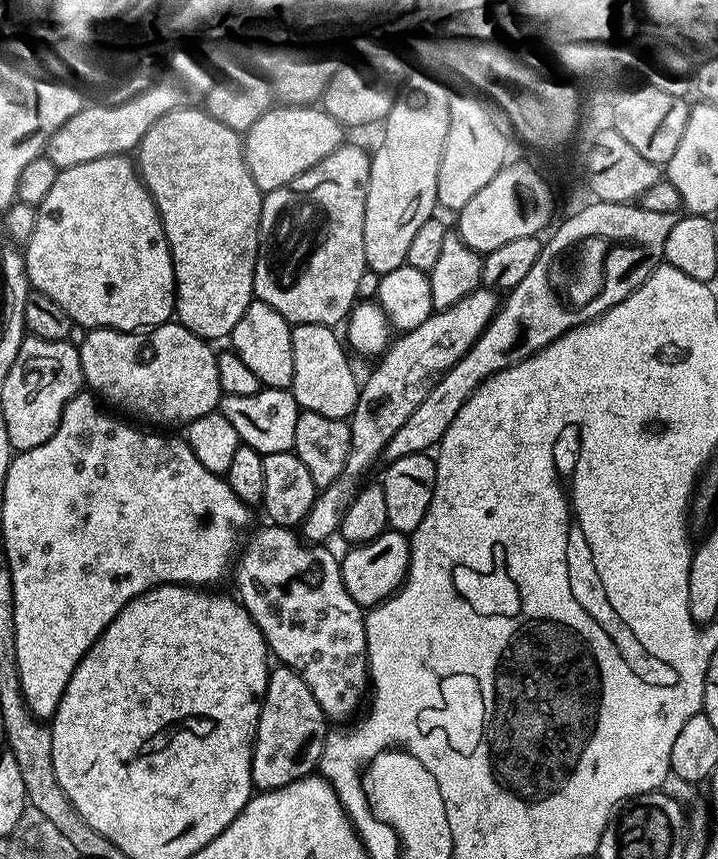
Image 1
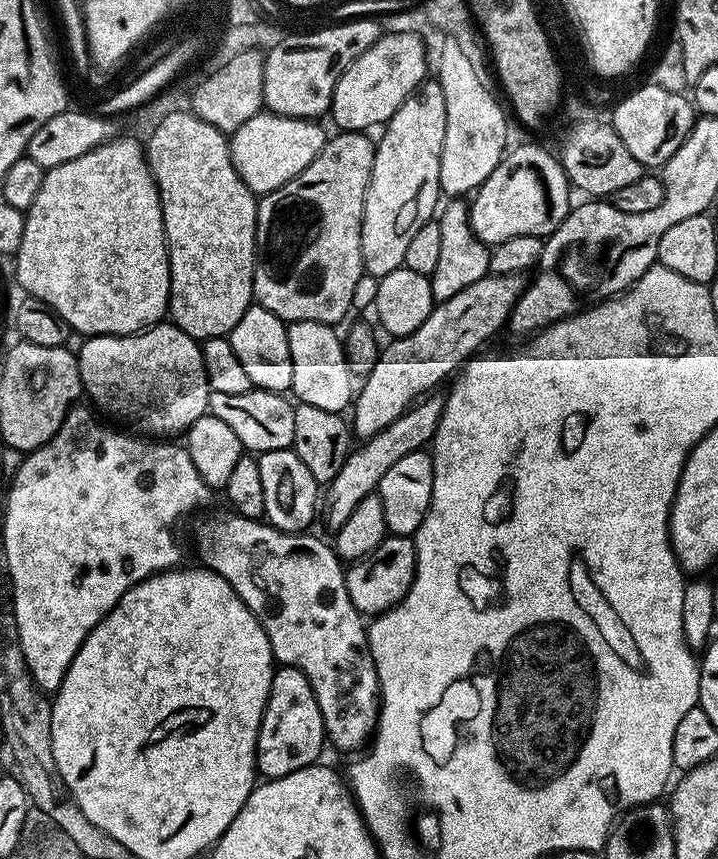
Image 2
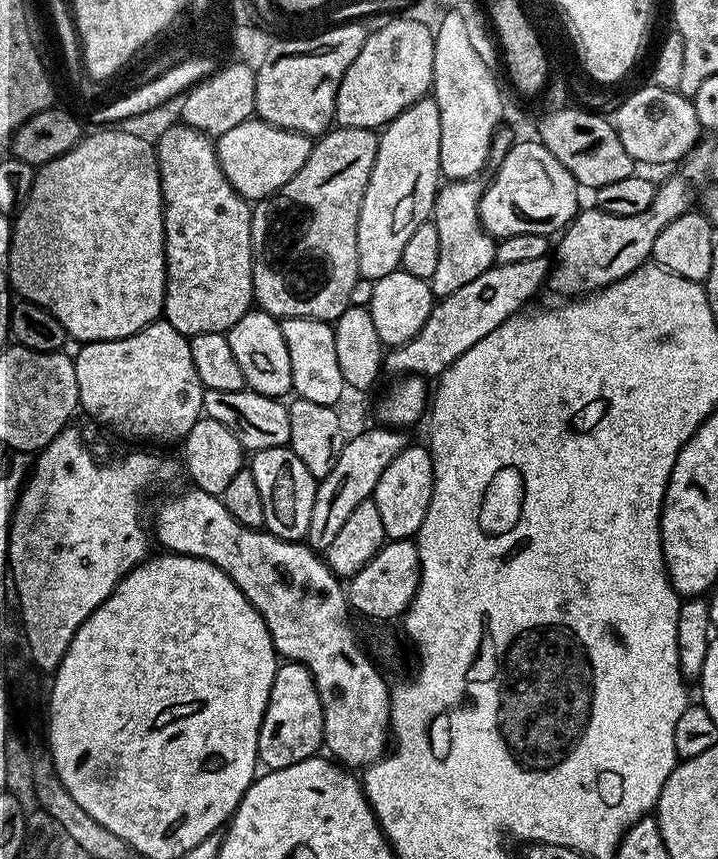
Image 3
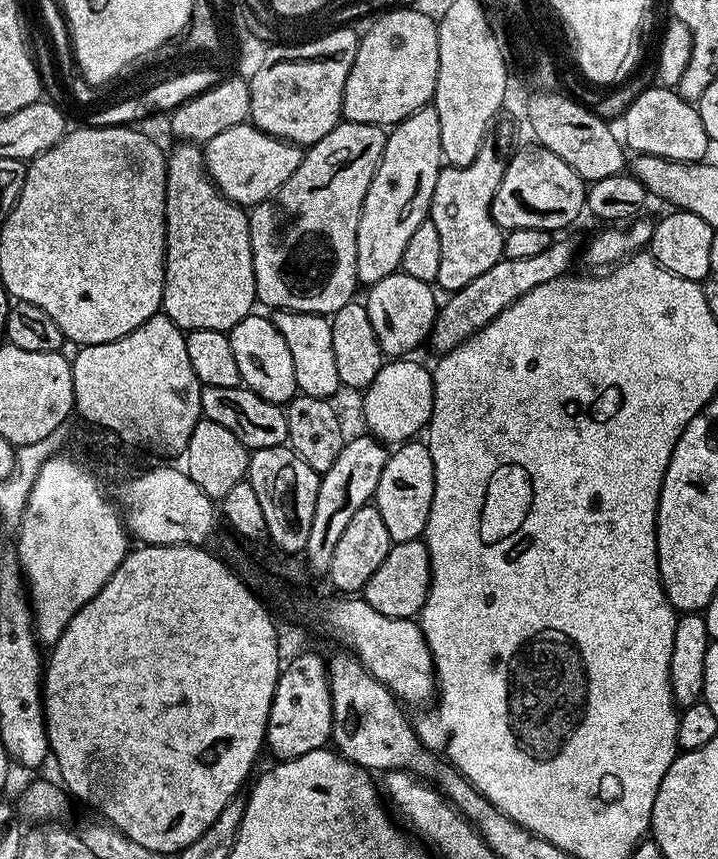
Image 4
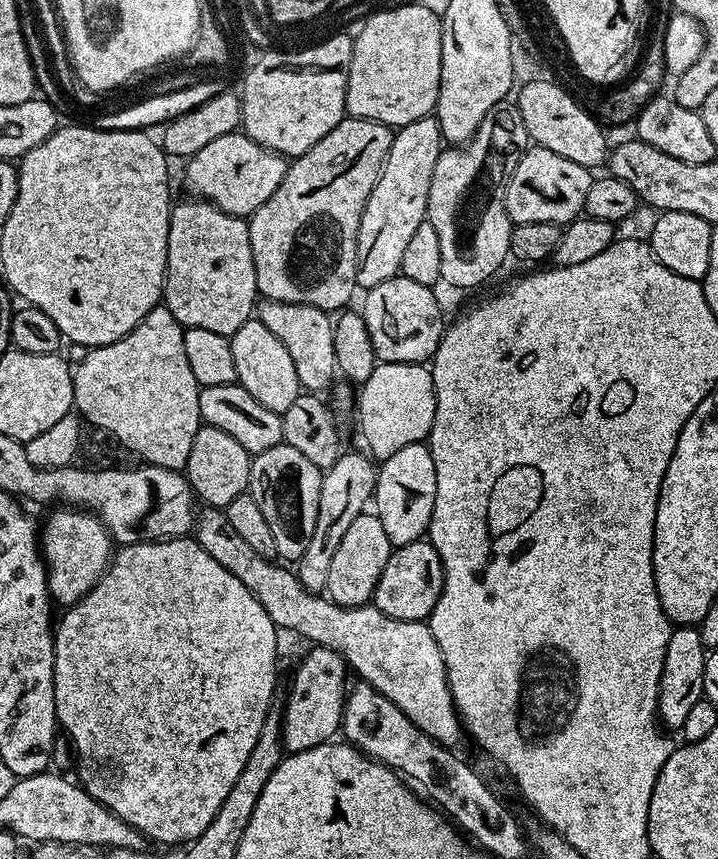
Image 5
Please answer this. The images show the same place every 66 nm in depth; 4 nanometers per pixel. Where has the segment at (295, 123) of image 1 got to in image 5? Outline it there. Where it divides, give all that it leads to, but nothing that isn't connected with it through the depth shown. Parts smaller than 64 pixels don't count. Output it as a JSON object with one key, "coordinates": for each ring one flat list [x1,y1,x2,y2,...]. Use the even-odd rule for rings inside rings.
{"coordinates":[[243,131,222,134,215,142,209,142,187,161,188,188,193,197,215,204,223,212,235,216,251,217,253,212,278,190,282,178,286,178,289,161,277,152,258,146]]}

